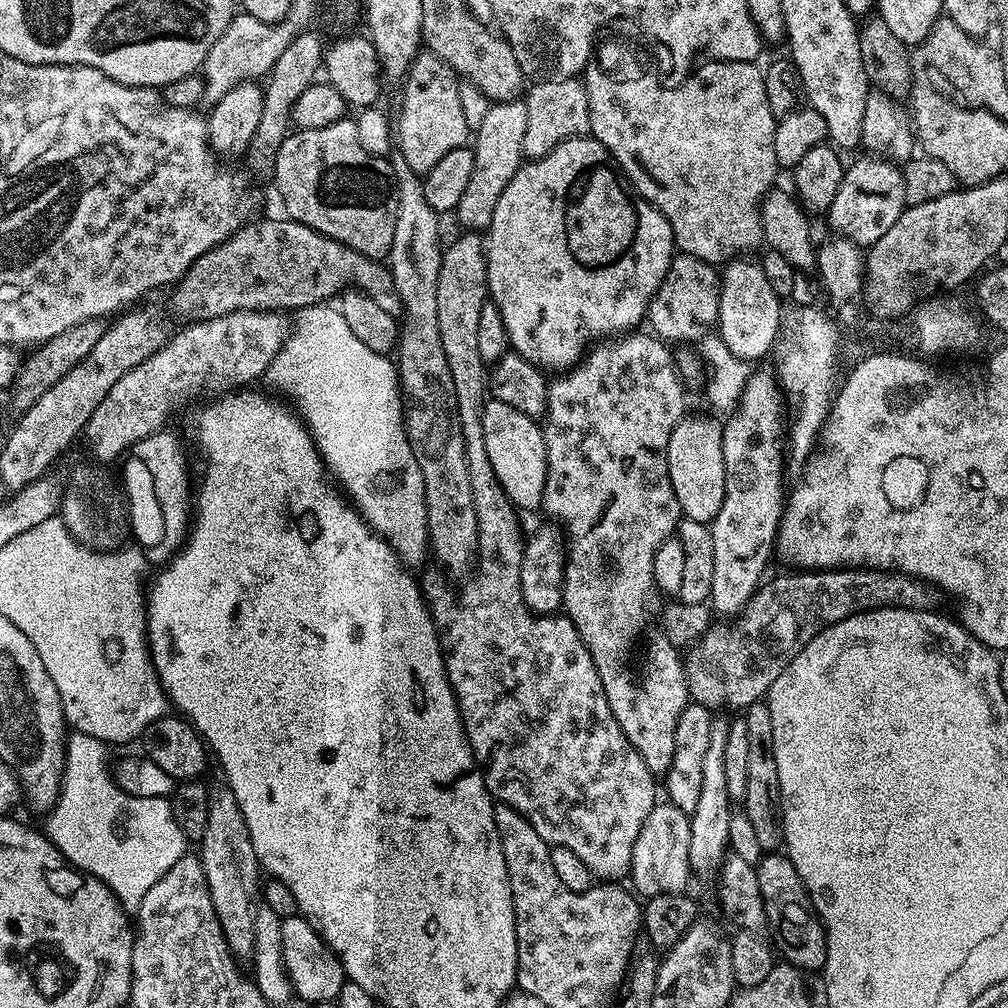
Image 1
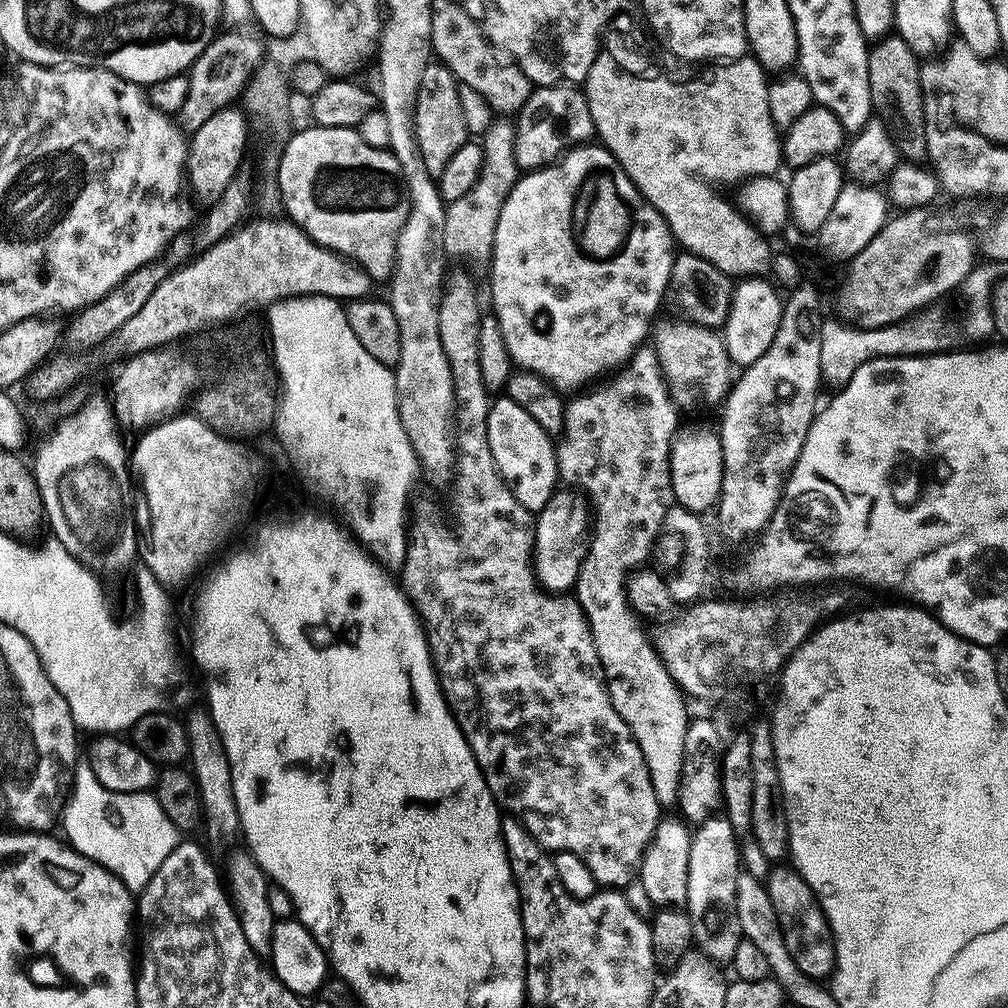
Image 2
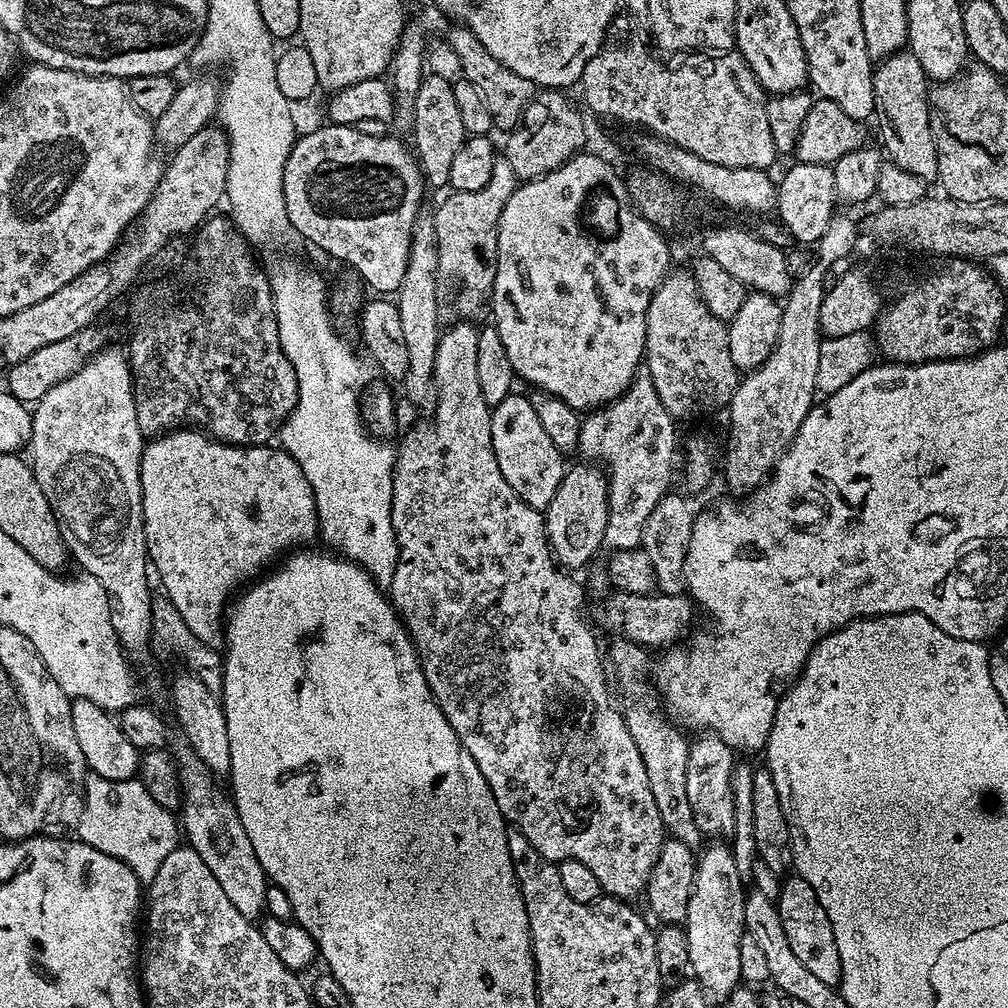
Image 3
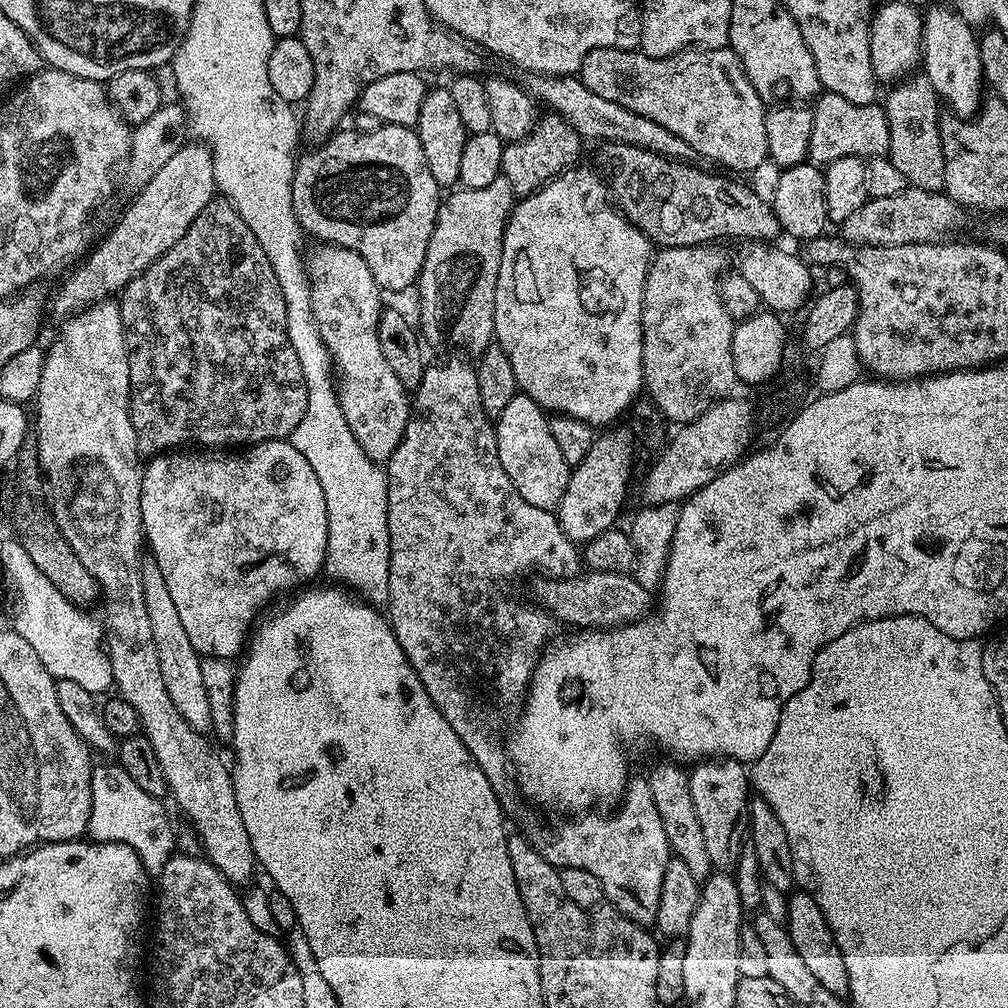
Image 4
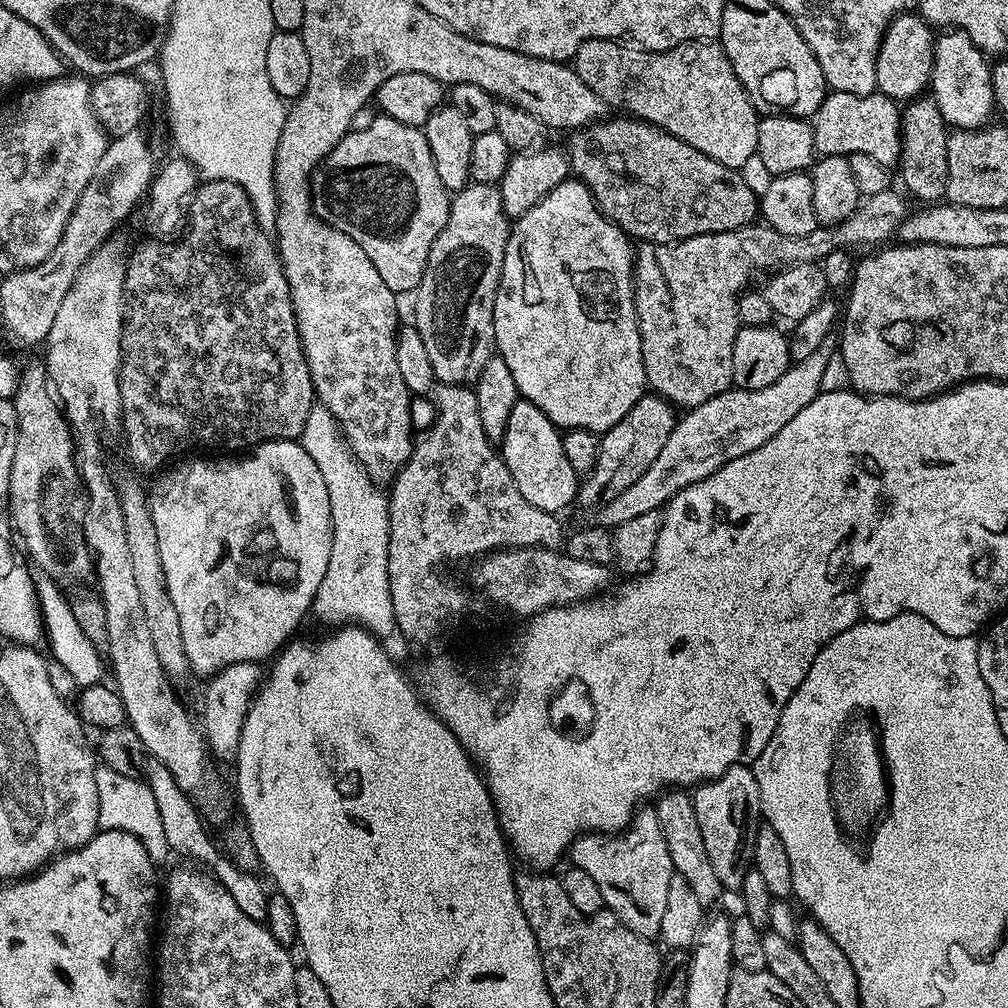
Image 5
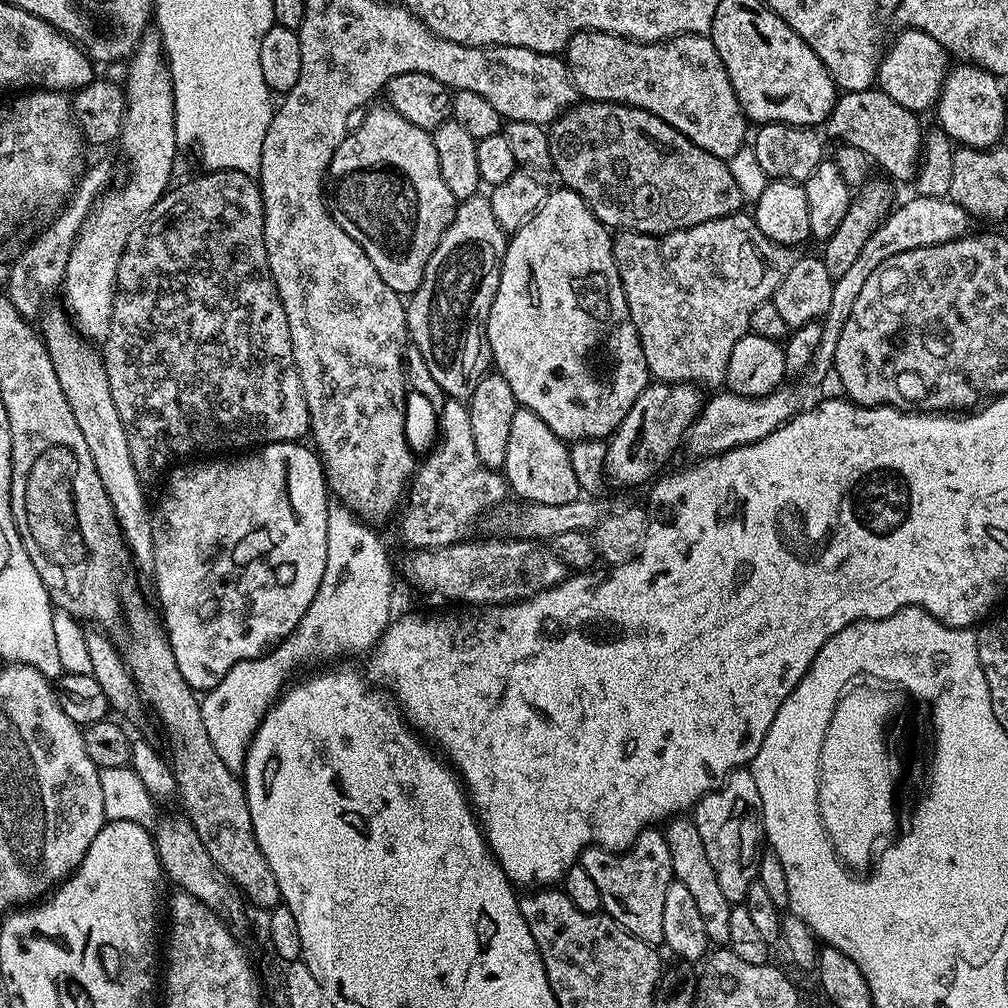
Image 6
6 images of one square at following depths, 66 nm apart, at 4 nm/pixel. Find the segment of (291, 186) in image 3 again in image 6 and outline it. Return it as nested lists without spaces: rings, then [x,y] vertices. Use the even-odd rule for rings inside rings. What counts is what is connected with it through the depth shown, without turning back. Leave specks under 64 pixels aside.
[[[380,103],[367,109],[362,126],[359,126],[353,132],[349,132],[338,146],[338,150],[328,167],[326,203],[334,222],[338,222],[338,226],[342,226],[342,230],[346,230],[346,234],[350,234],[350,238],[354,238],[354,242],[358,242],[358,246],[362,246],[362,250],[366,250],[366,258],[370,258],[370,262],[374,262],[374,270],[378,270],[378,274],[382,274],[382,282],[386,282],[386,286],[390,286],[390,290],[401,294],[411,294],[422,282],[426,266],[430,262],[442,234],[450,226],[458,202],[454,198],[454,194],[450,194],[450,189],[446,186],[445,180],[442,179],[442,170],[438,170],[438,153],[434,150],[431,131],[414,126],[414,122],[406,122],[406,118],[402,118],[402,114],[398,114],[398,110],[389,107],[387,103]]]

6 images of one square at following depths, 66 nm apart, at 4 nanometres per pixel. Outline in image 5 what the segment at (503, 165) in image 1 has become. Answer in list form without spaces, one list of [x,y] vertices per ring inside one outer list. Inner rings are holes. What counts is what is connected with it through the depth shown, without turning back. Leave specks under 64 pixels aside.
[[[469,183],[468,187],[451,197],[446,226],[434,238],[422,282],[416,287],[416,320],[414,326],[422,334],[426,354],[440,384],[475,385],[482,366],[494,355],[494,302],[500,285],[502,262],[506,254],[506,242],[510,231],[510,218],[502,210],[500,189],[494,184]]]

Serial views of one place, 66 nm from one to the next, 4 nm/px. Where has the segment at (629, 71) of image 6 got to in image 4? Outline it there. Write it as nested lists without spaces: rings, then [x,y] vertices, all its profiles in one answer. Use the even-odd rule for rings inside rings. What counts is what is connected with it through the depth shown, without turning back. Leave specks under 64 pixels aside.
[[[685,48],[678,76],[672,70],[673,59],[651,56],[642,60],[638,78],[642,86],[630,90],[628,100],[624,100],[625,109],[658,122],[658,126],[666,126],[670,134],[678,134],[678,138],[682,138],[682,142],[689,144],[701,157],[705,156],[724,168],[750,174],[754,166],[768,159],[764,99],[748,81],[740,59],[731,48],[696,48],[696,54],[700,54],[702,68],[688,68],[698,64],[698,56],[688,58],[690,48]],[[684,72],[692,72],[696,78],[686,80],[686,76],[682,76]]]

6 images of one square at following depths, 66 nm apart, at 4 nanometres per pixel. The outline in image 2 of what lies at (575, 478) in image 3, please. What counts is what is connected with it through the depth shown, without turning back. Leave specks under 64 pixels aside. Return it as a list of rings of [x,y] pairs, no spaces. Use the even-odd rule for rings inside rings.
[[[557,490],[544,509],[535,513],[534,531],[536,540],[532,544],[532,562],[540,587],[553,594],[564,594],[575,589],[584,555],[588,553],[589,501],[579,491]]]

